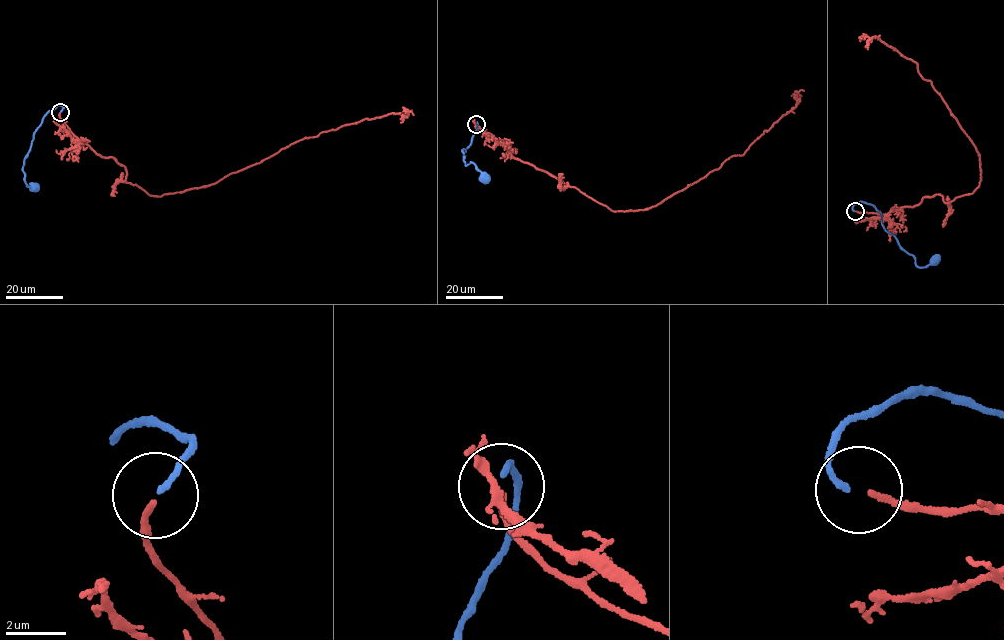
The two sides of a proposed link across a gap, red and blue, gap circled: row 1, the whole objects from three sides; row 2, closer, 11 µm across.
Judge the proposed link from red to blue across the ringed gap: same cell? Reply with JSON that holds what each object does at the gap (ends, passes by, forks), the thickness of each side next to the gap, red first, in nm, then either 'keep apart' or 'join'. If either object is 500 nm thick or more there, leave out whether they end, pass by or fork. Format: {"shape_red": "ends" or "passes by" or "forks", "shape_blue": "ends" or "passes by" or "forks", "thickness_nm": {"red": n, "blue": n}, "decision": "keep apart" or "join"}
{"shape_red": "ends", "shape_blue": "ends", "thickness_nm": {"red": 200, "blue": 200}, "decision": "join"}

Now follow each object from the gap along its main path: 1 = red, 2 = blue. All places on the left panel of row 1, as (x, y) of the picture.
1: (60, 112), (78, 140), (124, 166), (126, 182), (157, 196), (213, 184), (344, 124), (395, 113), (414, 115)
2: (60, 111), (64, 107), (57, 105), (48, 112), (34, 133), (22, 169), (26, 184), (32, 186)

